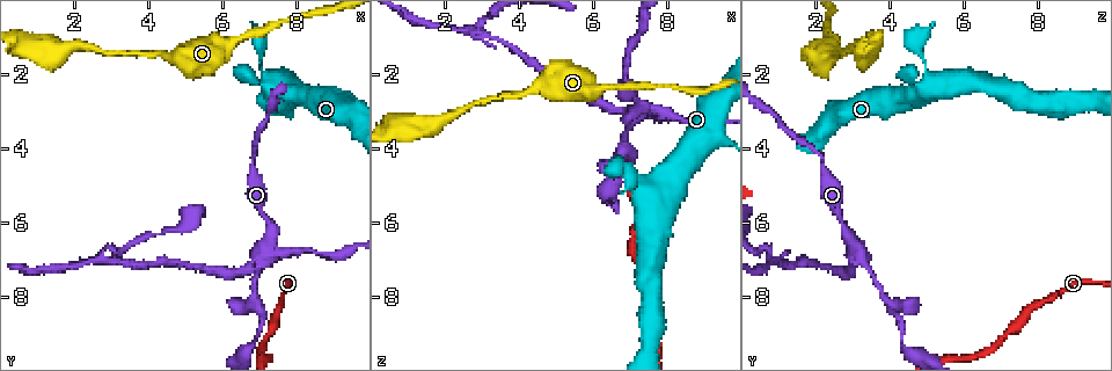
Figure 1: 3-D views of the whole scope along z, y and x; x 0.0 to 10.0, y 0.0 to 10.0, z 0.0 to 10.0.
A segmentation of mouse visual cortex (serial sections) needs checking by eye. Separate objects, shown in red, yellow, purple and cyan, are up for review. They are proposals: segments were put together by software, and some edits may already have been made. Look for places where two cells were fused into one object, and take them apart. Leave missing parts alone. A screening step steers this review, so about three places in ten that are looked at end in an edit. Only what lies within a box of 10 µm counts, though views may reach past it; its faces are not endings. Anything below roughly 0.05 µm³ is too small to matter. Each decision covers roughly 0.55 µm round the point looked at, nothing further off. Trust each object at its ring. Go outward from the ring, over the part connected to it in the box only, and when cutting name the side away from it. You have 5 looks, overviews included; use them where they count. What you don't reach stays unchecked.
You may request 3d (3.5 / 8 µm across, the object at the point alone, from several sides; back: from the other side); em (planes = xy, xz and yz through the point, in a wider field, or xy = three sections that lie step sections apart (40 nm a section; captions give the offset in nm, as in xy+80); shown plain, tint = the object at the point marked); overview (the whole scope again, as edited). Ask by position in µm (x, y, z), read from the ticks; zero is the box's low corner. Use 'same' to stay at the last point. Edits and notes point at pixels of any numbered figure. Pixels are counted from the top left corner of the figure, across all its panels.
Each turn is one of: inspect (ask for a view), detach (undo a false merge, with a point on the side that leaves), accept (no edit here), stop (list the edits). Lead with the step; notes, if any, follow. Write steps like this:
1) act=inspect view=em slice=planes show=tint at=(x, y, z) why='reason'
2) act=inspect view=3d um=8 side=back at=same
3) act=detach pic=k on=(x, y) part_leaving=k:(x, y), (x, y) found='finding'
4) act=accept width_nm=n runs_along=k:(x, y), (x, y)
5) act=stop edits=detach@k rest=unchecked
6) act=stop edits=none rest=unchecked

act=inspect view=3d um=8 side=back at=(7.05, 7.10, 3.15) why='two arms in line, one across'

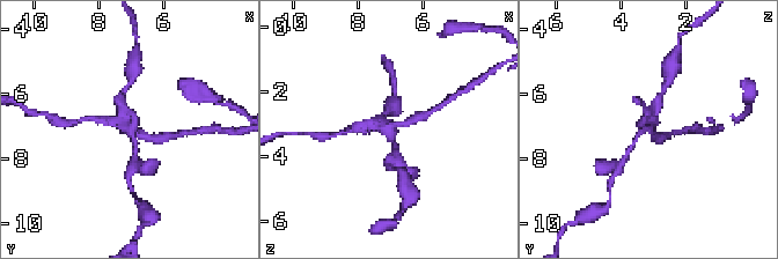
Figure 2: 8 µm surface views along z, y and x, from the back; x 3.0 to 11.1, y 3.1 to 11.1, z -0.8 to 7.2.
act=inspect view=em slice=xy step=5 show=tint at=same

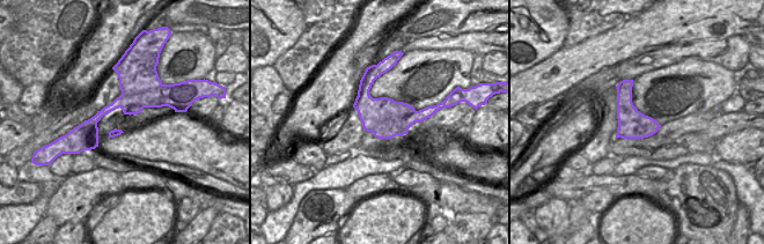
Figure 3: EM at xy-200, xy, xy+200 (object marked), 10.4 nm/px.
act=detach pic=2 on=(353, 128) arm_widths_nm=150,200,300 part_leaving=2:(394, 126), (430, 113), (435, 108) found='a second cell is stuck on'

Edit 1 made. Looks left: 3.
act=inspect view=overview

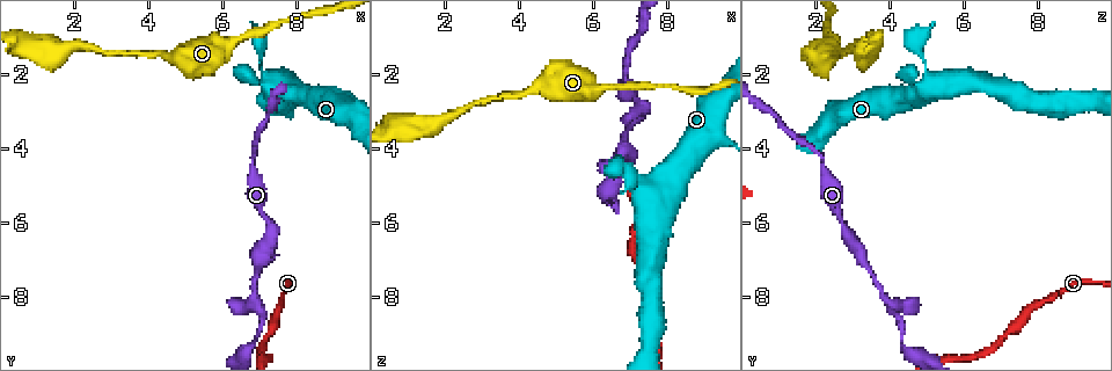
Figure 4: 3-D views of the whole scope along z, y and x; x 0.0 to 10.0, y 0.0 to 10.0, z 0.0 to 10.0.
act=inspect view=3d um=3.5 at=(7.55, 2.35, 5.20) why='sudden change in width'

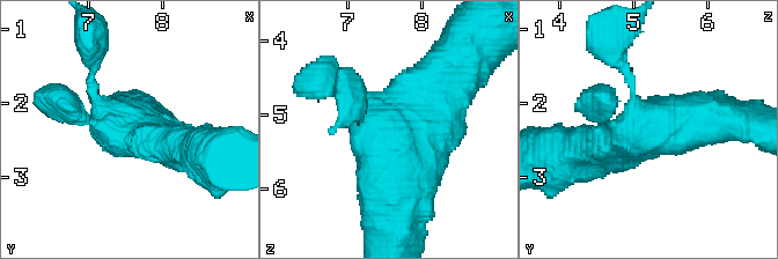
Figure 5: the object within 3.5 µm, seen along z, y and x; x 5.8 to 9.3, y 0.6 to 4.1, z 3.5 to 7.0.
act=accept found='all the same cell'

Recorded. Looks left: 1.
act=stop edits=detach@2 rest=unchecked

